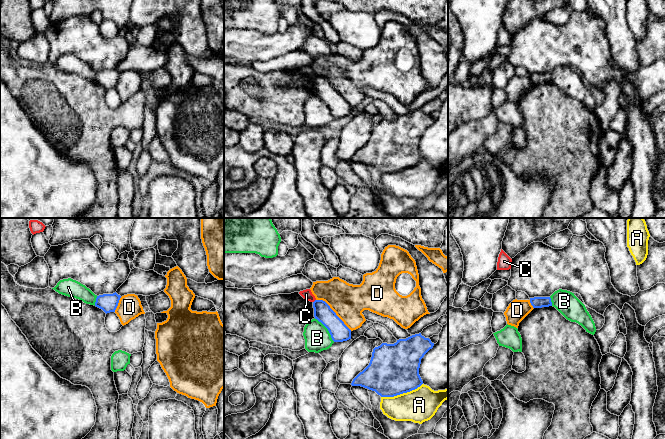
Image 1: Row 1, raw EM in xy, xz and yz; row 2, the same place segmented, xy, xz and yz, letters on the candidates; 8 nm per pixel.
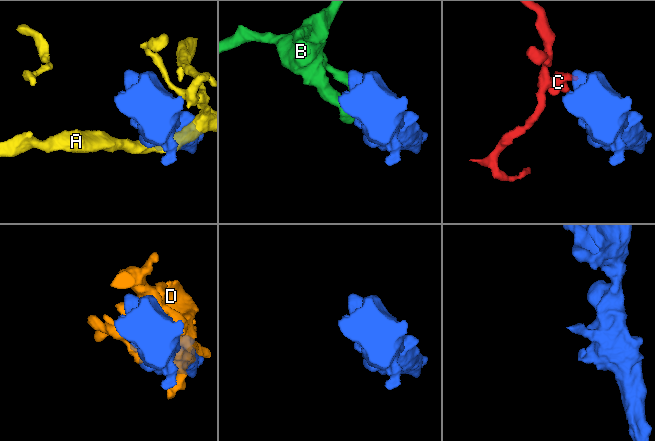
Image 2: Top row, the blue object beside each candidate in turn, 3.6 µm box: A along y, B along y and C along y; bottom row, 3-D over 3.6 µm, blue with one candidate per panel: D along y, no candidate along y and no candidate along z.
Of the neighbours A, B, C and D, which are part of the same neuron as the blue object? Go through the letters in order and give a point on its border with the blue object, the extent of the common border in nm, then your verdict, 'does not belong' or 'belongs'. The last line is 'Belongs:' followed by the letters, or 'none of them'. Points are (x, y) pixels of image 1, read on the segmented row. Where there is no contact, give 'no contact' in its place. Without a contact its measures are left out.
A: contact xz (401, 393); length 360 nm; does not belong
B: contact xz (327, 328); length 260 nm; does not belong
C: contact xz (314, 301); length 40 nm; does not belong
D: contact xz (334, 312); length 380 nm; does not belong
Belongs: none of them

